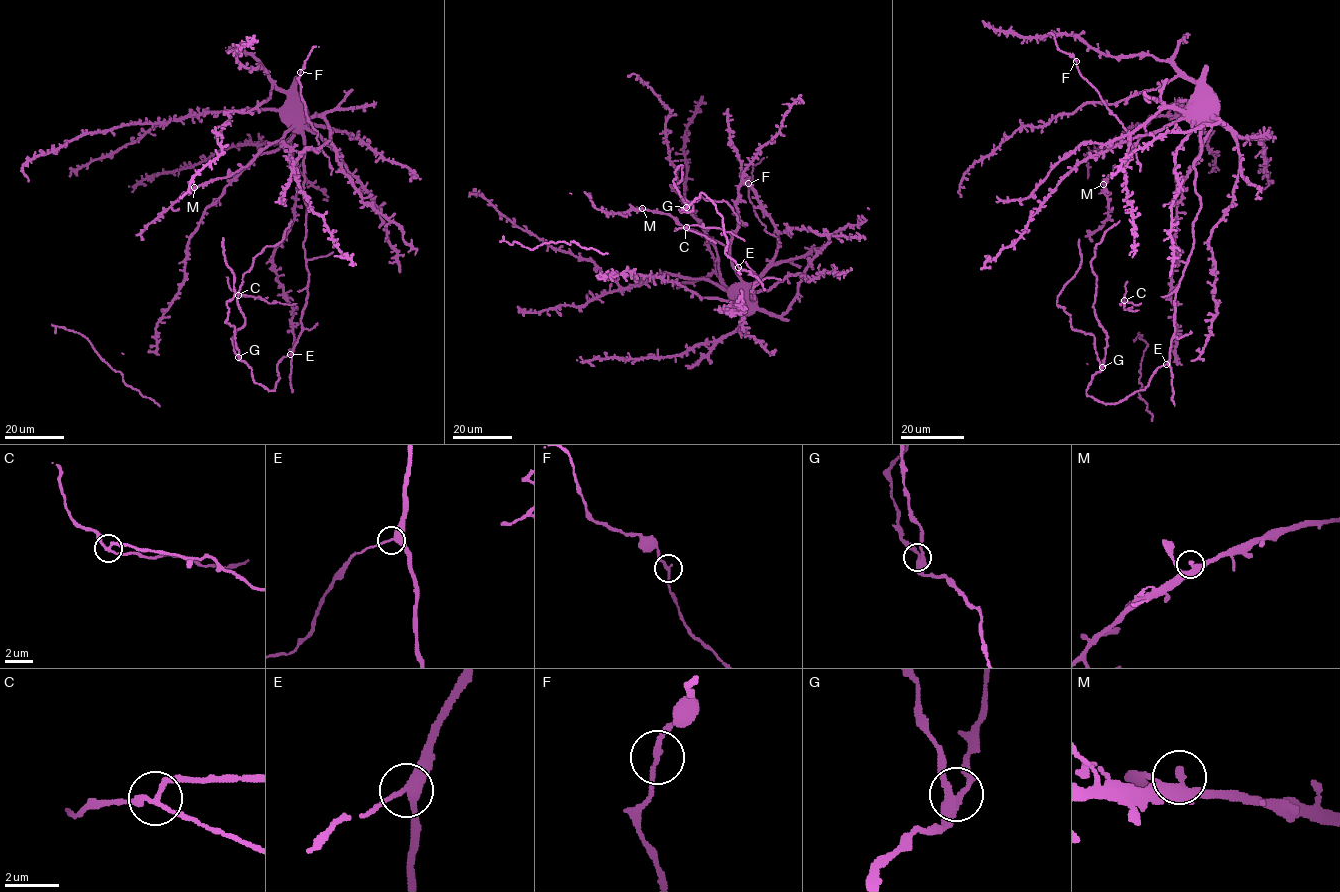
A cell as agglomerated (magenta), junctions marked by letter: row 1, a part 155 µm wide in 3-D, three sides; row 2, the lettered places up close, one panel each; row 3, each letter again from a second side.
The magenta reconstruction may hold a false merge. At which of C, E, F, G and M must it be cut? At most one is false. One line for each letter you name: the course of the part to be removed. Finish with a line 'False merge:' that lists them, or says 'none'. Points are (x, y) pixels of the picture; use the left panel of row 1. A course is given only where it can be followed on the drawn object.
C: (238, 295), (260, 297), (273, 303), (296, 303)
False merge: C

